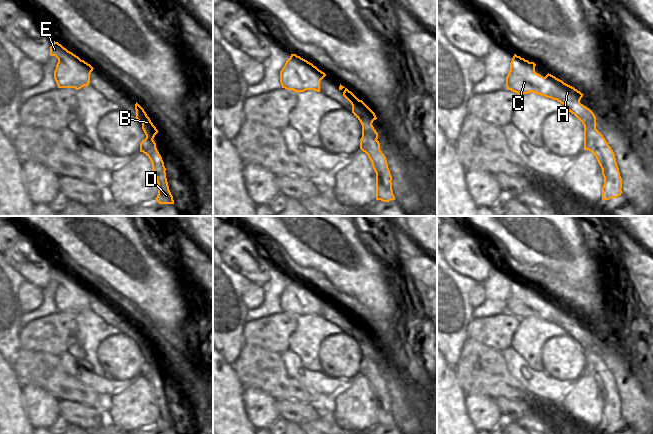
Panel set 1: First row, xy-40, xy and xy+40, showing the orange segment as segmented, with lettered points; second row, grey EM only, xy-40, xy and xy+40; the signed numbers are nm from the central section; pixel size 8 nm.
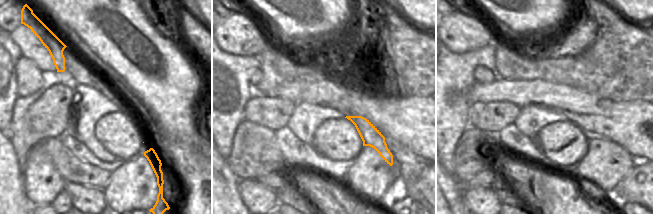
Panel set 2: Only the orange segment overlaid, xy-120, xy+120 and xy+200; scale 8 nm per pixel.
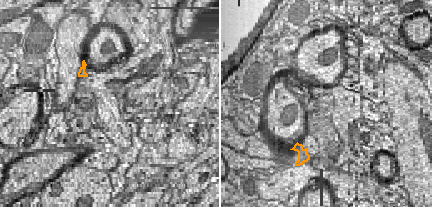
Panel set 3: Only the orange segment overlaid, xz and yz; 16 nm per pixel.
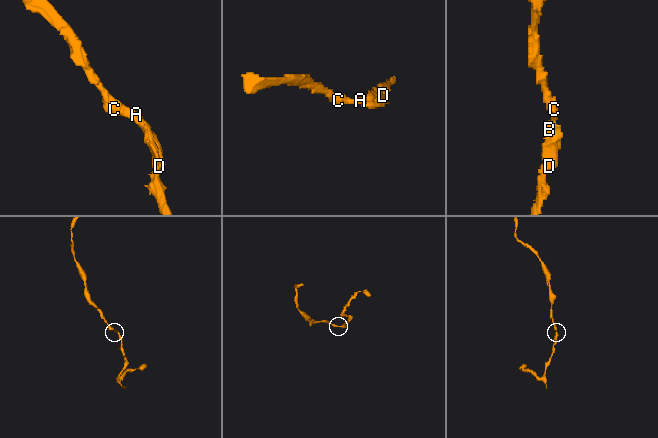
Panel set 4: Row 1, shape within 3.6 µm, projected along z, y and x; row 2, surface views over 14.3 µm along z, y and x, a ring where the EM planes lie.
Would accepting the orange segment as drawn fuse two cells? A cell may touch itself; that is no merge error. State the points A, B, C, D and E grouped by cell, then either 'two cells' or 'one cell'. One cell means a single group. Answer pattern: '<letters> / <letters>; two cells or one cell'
A B C D E; one cell

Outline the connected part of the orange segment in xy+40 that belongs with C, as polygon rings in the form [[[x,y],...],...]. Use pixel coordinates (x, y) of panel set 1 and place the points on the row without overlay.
[[[514,278],[510,287],[510,295],[506,301],[506,311],[517,318],[528,318],[533,316],[553,324],[557,324],[566,331],[584,349],[584,374],[589,374],[597,383],[604,401],[604,409],[602,411],[602,424],[617,422],[622,418],[622,402],[617,390],[615,378],[606,366],[603,359],[596,353],[596,341],[592,334],[580,327],[584,318],[574,311],[564,307],[551,298],[545,301],[535,296],[536,288],[529,286],[520,280]]]

